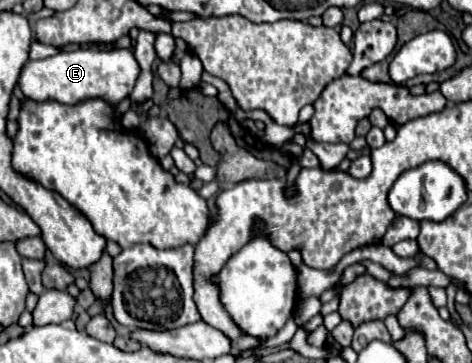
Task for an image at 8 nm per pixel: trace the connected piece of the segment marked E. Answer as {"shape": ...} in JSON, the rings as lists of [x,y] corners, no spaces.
{"shape":[[[74,49],[62,51],[40,61],[28,61],[20,75],[20,89],[32,101],[58,101],[62,105],[78,105],[88,99],[102,99],[108,105],[118,105],[126,99],[140,75],[140,65],[130,49],[96,51]]]}

